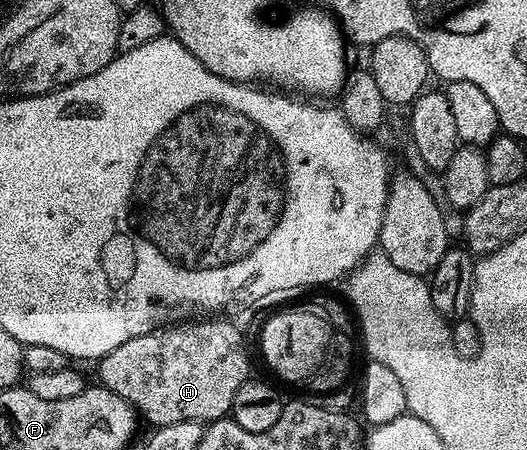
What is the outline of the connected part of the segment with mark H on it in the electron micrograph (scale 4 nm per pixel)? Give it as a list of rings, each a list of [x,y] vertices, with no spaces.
[[[188,320],[183,324],[169,324],[158,330],[151,330],[142,336],[118,344],[98,360],[96,370],[99,385],[110,392],[122,396],[141,419],[149,422],[149,427],[173,426],[183,422],[207,424],[223,418],[232,409],[234,392],[249,381],[248,354],[244,351],[244,338],[232,322],[212,322],[216,320]]]

